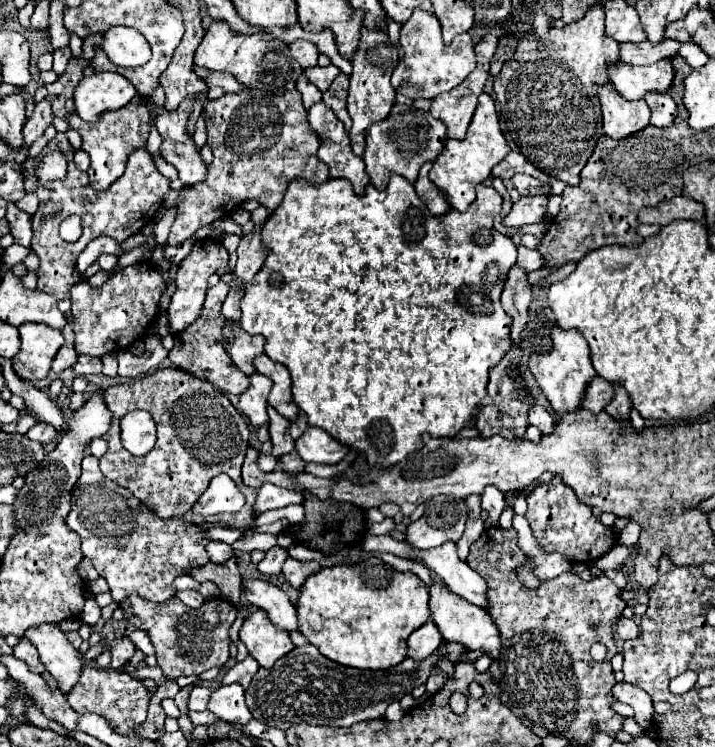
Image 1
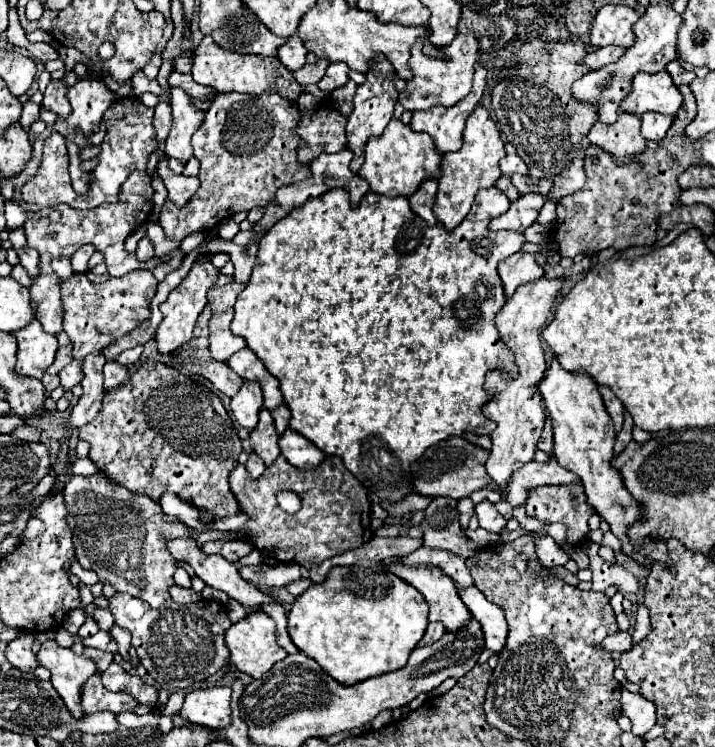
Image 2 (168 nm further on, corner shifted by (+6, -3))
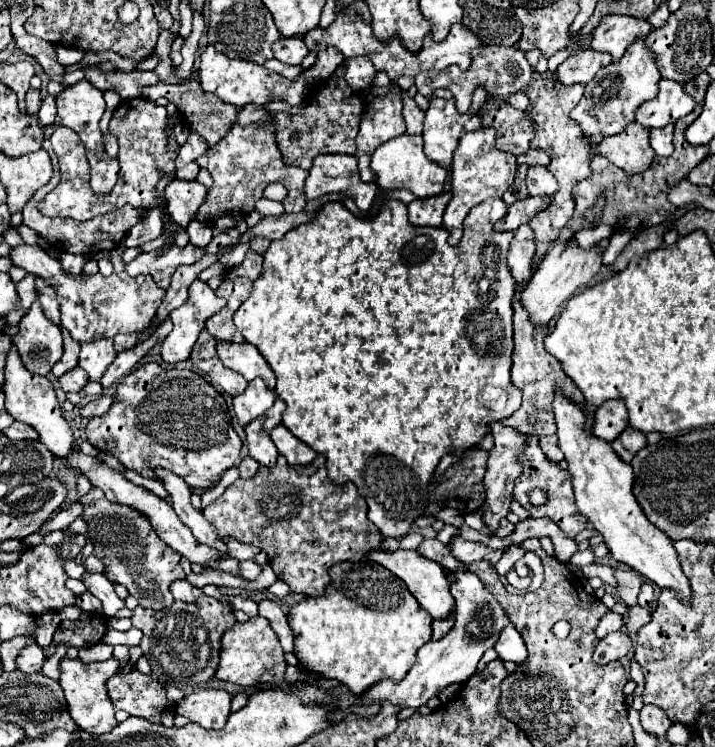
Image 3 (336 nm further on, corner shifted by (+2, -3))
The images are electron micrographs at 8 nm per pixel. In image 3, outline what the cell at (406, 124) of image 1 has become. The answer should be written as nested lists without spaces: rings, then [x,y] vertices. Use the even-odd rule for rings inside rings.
[[[407,133],[403,137],[391,139],[385,145],[381,145],[371,157],[371,167],[377,175],[377,185],[381,189],[407,189],[421,199],[439,195],[447,179],[447,171],[425,157],[423,139],[417,135],[407,135]]]

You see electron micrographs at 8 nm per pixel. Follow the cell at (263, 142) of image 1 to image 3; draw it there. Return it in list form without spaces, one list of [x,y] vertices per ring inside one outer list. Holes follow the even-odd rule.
[[[245,105],[243,111],[239,111],[239,121],[233,125],[231,133],[227,133],[219,145],[207,149],[207,153],[199,157],[199,165],[213,177],[213,189],[207,193],[197,215],[197,221],[201,223],[213,225],[223,215],[249,215],[255,209],[255,203],[263,197],[263,189],[275,181],[283,183],[287,189],[287,197],[283,201],[287,213],[301,213],[305,209],[307,199],[303,185],[309,173],[299,167],[289,167],[281,161],[281,153],[275,145],[273,113],[265,111],[261,105]]]

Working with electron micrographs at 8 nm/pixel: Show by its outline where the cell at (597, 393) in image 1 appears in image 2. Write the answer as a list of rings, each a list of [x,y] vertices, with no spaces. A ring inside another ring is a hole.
[[[599,387],[599,393],[603,397],[603,403],[605,403],[605,409],[609,413],[609,417],[613,419],[613,425],[615,425],[615,431],[621,431],[621,425],[623,425],[623,403],[613,395],[611,389],[607,387]]]

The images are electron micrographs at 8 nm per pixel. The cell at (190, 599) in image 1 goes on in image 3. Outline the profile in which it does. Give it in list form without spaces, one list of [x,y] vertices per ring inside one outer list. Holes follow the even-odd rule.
[[[187,579],[173,581],[171,583],[171,593],[179,601],[195,601],[195,599],[199,599],[203,595],[203,591],[199,587],[193,587]]]

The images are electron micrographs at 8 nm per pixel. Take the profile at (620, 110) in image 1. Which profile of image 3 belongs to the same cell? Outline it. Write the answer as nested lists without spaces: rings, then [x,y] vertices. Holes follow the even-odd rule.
[[[631,123],[615,137],[607,137],[607,141],[599,145],[597,153],[613,161],[627,175],[643,173],[655,159],[655,151],[649,145],[649,129],[639,123]]]

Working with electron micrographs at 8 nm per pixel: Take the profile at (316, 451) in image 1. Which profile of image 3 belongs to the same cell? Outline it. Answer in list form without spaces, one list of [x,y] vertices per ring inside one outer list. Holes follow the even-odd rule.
[[[277,425],[271,431],[271,439],[277,451],[289,461],[289,465],[307,465],[317,457],[317,453],[309,445],[305,445],[295,435],[291,435],[291,431],[283,425]]]

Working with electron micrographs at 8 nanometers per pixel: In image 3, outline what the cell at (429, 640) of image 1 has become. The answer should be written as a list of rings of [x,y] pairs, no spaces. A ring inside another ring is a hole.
[[[451,613],[449,617],[445,617],[445,619],[437,619],[437,621],[433,621],[433,637],[431,639],[441,639],[443,635],[447,635],[449,631],[451,631],[451,627],[453,627],[453,623],[455,623],[455,615]]]

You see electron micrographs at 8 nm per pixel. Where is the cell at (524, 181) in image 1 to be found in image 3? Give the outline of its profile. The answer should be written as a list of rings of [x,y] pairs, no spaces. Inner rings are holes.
[[[537,165],[537,167],[529,167],[527,189],[529,189],[529,195],[549,195],[549,197],[553,197],[557,193],[559,185],[557,185],[557,179],[553,177],[553,173],[547,167]]]

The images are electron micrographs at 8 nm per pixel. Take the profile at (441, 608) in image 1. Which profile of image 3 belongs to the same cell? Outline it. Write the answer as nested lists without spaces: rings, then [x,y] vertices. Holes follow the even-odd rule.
[[[369,549],[367,551],[367,559],[383,565],[385,569],[389,569],[393,575],[397,575],[399,579],[405,581],[405,585],[409,587],[409,591],[415,595],[415,599],[419,601],[419,605],[433,617],[433,619],[443,619],[447,617],[447,613],[453,611],[455,607],[455,601],[451,597],[451,591],[449,591],[449,583],[445,579],[445,571],[439,563],[431,561],[431,559],[425,559],[423,555],[419,555],[417,551],[403,551],[403,549],[397,549],[393,553],[387,553],[383,549]]]

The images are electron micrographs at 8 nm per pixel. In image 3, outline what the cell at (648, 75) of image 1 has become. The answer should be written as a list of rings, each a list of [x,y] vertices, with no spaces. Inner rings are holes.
[[[661,79],[657,97],[639,107],[637,123],[641,123],[647,129],[661,127],[667,123],[675,123],[679,117],[689,115],[693,107],[695,99],[687,95],[681,85],[675,85],[675,81]]]

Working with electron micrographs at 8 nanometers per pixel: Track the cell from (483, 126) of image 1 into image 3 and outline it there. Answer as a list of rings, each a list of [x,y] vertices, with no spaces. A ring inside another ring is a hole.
[[[477,129],[463,133],[453,155],[451,171],[453,171],[453,181],[451,181],[453,197],[445,209],[443,227],[449,231],[449,243],[457,245],[463,235],[463,219],[467,217],[467,213],[489,197],[503,197],[503,193],[513,185],[517,173],[517,157],[495,149],[495,129]]]

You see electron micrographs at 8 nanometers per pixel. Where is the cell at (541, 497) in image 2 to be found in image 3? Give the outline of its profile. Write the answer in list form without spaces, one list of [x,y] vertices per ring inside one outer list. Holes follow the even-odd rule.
[[[527,435],[525,437],[525,449],[519,453],[519,463],[523,465],[523,471],[521,471],[521,475],[515,479],[515,489],[513,489],[513,499],[517,499],[529,513],[531,513],[531,517],[549,517],[549,519],[553,519],[559,527],[561,527],[561,531],[569,537],[569,539],[573,539],[579,531],[583,531],[585,529],[585,525],[587,525],[587,519],[579,513],[579,509],[577,509],[577,505],[575,505],[575,495],[573,495],[573,489],[571,489],[571,475],[567,473],[567,471],[561,471],[553,461],[549,461],[545,455],[543,455],[543,451],[541,451],[541,447],[539,447],[539,437],[535,437],[535,435]],[[535,487],[541,487],[541,489],[545,489],[547,493],[549,493],[549,503],[547,505],[543,505],[543,507],[533,507],[531,503],[529,503],[529,491],[531,489],[535,489]]]

